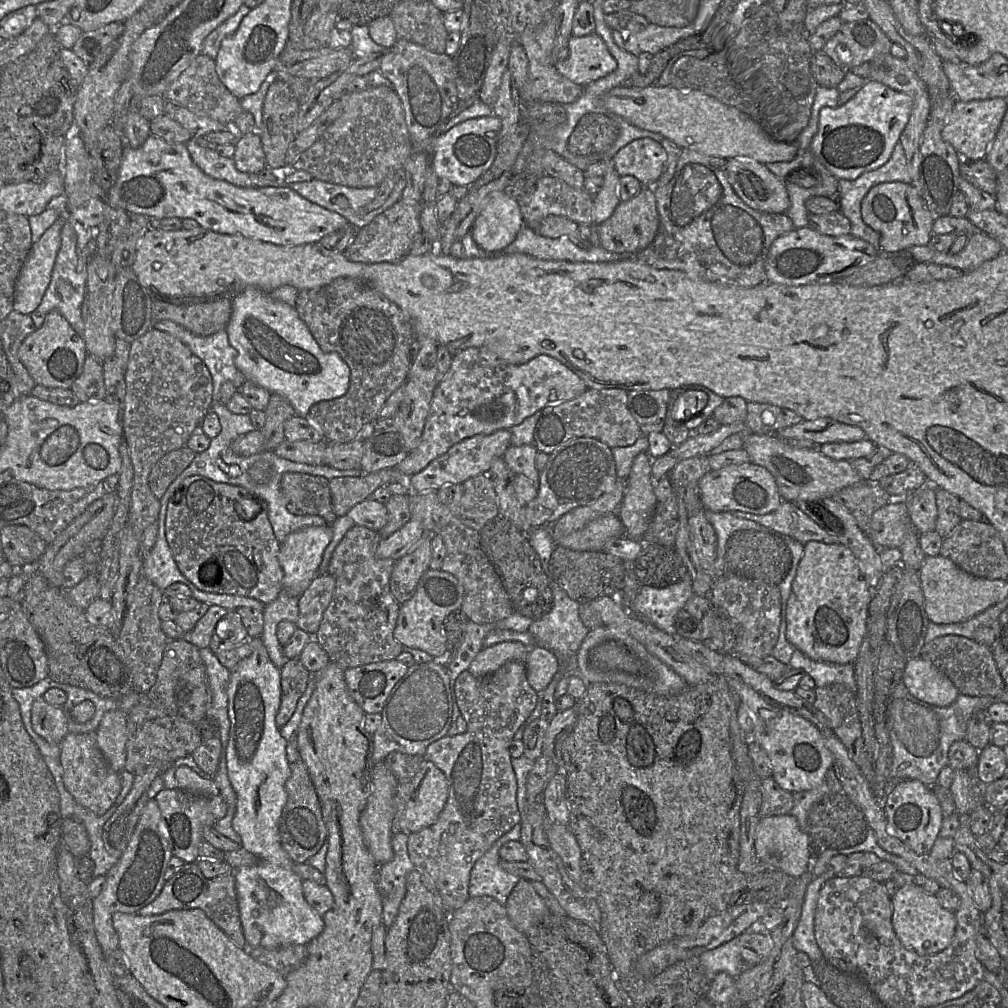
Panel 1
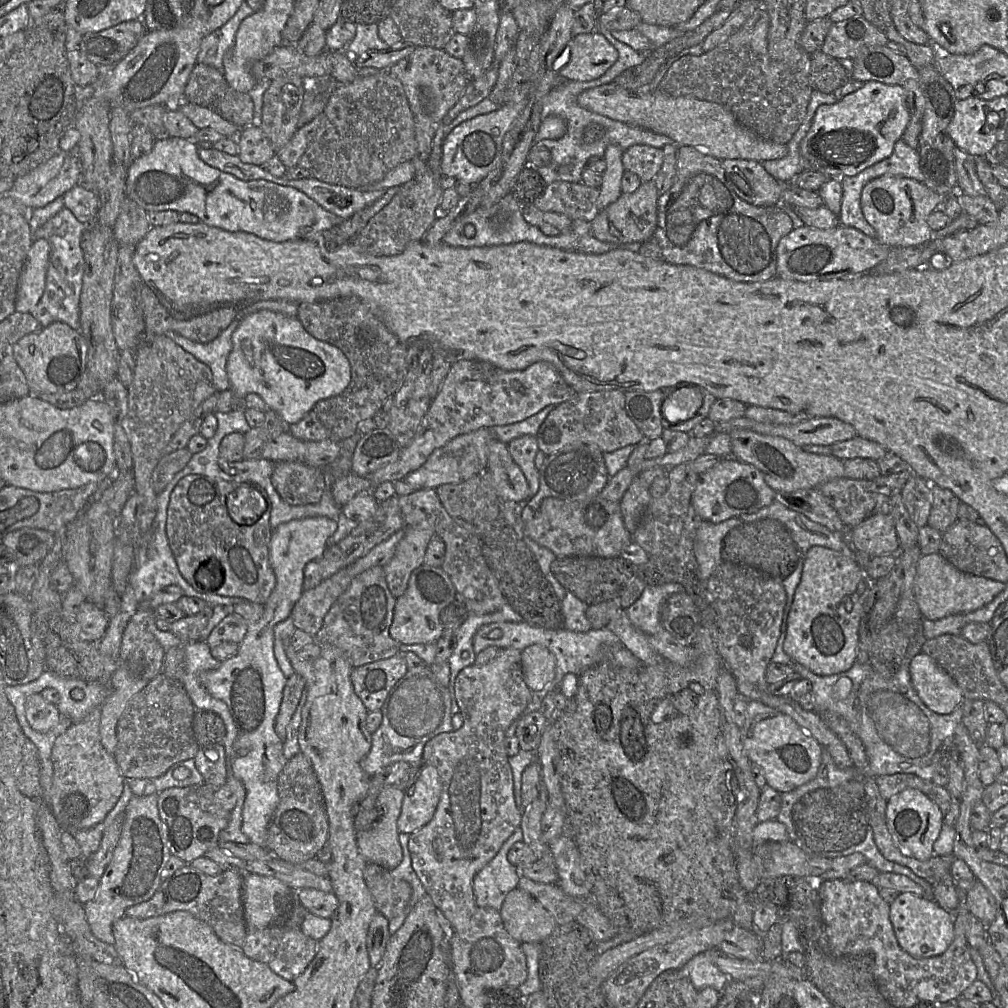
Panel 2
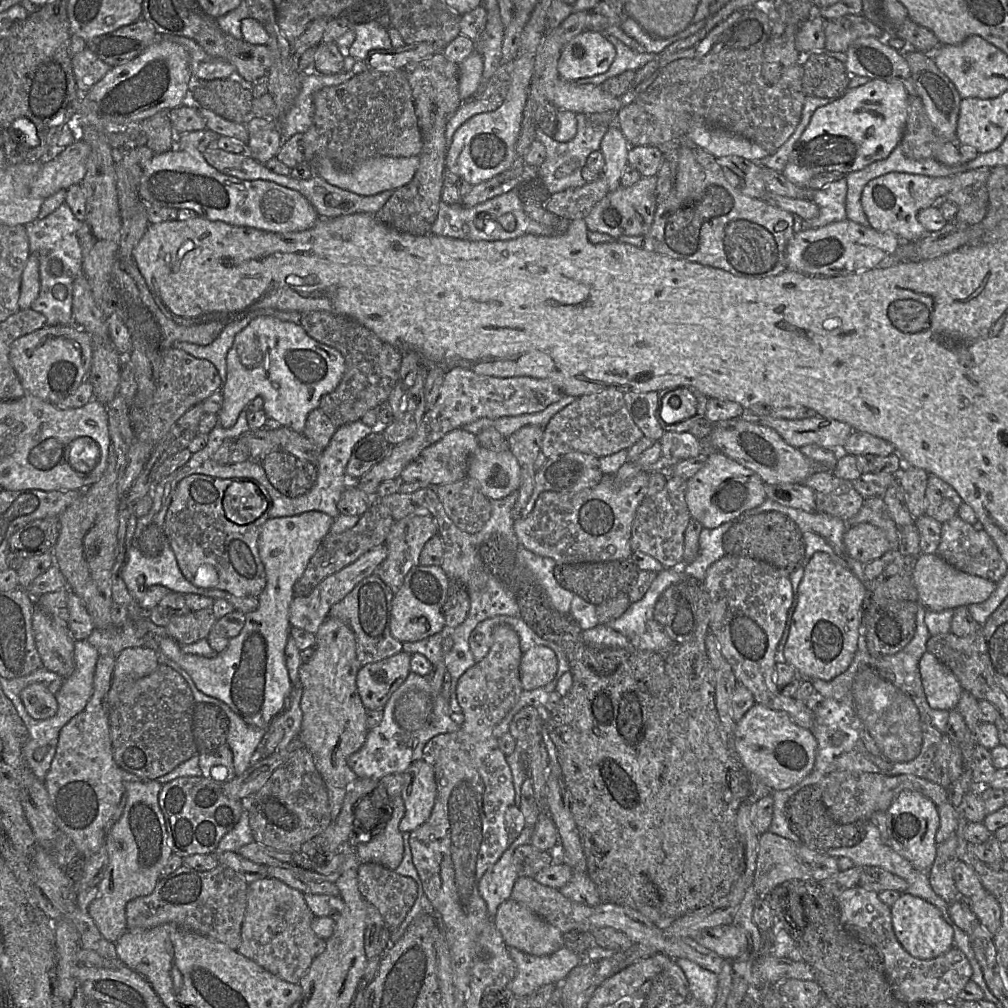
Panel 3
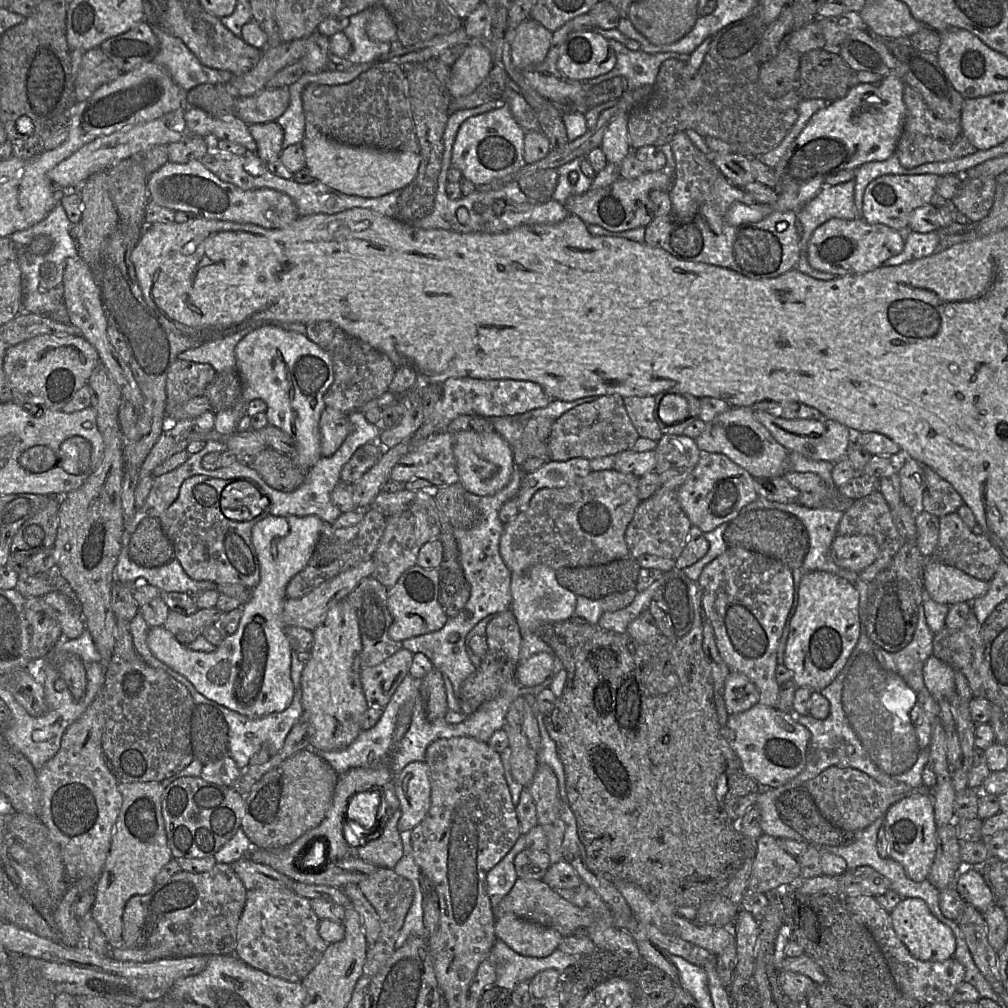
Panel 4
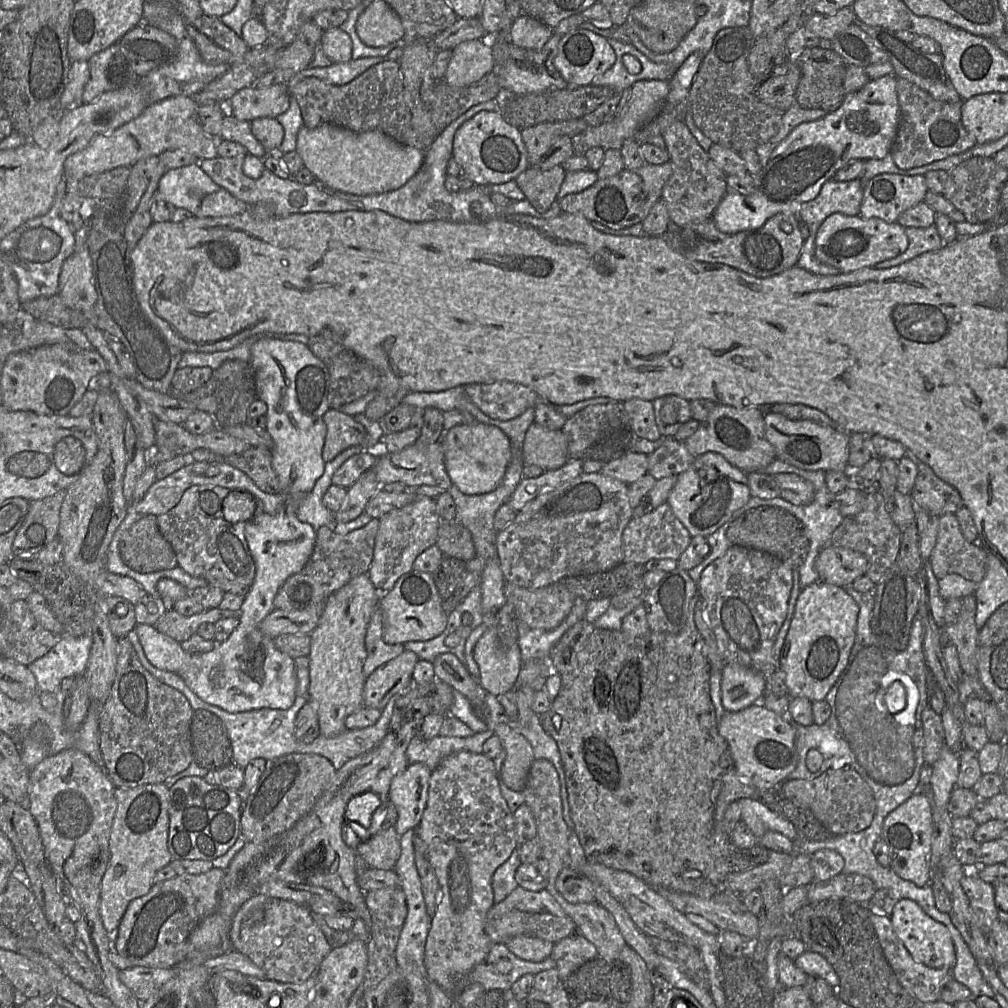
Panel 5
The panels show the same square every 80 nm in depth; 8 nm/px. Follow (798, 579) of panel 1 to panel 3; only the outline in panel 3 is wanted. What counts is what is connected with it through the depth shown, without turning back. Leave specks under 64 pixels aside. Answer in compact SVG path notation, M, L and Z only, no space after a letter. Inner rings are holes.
M821 551L815 552L804 566L798 586L798 601L793 612L784 657L802 677L831 680L850 666L855 653L861 648L861 607L868 593L868 584L861 581L850 569L841 566Z

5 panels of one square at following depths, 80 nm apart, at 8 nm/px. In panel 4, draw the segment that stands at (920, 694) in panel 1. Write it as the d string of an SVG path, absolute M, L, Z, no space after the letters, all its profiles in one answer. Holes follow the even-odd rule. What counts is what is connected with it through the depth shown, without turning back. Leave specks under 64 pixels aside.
M932 654L923 667L924 683L934 699L948 699L956 691L955 670Z

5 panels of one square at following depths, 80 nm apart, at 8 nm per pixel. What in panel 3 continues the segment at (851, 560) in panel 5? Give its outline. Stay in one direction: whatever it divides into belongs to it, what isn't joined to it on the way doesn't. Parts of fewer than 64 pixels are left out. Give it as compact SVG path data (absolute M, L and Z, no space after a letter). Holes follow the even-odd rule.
M870 523L848 526L843 541L848 554L863 564L892 556L885 533Z

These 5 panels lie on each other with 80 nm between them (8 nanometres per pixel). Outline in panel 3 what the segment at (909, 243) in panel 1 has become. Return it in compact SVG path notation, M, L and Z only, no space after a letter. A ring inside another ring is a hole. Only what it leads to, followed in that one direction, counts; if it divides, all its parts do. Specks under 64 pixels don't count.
M980 167L947 177L890 172L871 180L865 186L861 197L862 208L871 228L882 233L891 232L901 240L901 243L914 243L930 234L918 221L921 210L935 205L939 200L944 200L944 196L952 191L984 187L990 170L989 167Z

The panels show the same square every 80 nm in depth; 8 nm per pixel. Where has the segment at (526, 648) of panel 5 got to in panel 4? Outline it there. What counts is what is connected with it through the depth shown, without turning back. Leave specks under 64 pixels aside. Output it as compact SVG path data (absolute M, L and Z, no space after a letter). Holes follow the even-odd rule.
M534 565L522 574L513 573L511 593L511 610L519 624L522 639L524 634L535 632L544 623L567 620L575 615L577 595L561 586L557 580L556 570L547 565Z

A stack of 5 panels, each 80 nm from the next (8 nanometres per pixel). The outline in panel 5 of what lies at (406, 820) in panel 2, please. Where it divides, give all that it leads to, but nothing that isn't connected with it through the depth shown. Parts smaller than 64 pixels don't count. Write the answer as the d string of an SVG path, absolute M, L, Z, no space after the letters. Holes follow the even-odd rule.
M412 763L393 778L389 801L397 809L395 829L398 836L419 825L428 800L430 776L427 765Z

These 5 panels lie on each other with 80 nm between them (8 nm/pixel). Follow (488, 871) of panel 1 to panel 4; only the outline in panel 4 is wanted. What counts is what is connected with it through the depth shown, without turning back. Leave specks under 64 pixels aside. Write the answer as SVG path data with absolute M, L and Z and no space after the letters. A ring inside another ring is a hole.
M521 834L511 850L487 873L486 892L493 909L510 892L518 879L514 859L523 849L525 849L525 835Z

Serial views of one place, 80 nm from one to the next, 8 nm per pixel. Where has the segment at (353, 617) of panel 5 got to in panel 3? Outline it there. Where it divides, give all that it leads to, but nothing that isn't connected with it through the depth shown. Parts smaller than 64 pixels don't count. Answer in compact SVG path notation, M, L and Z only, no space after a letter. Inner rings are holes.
M327 617L315 633L315 639L315 652L312 658L299 667L302 688L300 708L303 717L298 737L303 747L310 752L314 765L324 780L328 792L331 820L334 820L341 810L347 790L358 778L348 766L348 758L365 743L368 733L367 709L362 703L356 685L356 675L361 665L357 660L356 641L352 629L339 619Z

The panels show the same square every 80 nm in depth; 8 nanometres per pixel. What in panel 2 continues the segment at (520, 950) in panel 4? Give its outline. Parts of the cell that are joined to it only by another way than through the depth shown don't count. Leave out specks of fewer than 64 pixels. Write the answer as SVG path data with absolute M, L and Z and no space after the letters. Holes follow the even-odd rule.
M518 887L506 895L500 915L506 931L521 944L541 943L557 927L553 916L530 894Z

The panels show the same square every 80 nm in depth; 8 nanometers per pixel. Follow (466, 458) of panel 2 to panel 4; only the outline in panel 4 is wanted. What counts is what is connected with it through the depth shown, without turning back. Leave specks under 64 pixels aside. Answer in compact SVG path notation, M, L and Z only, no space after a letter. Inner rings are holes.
M444 431L411 449L392 468L389 479L402 483L414 479L424 479L428 481L433 488L459 482L456 458L453 452L454 435L455 433L452 431Z

